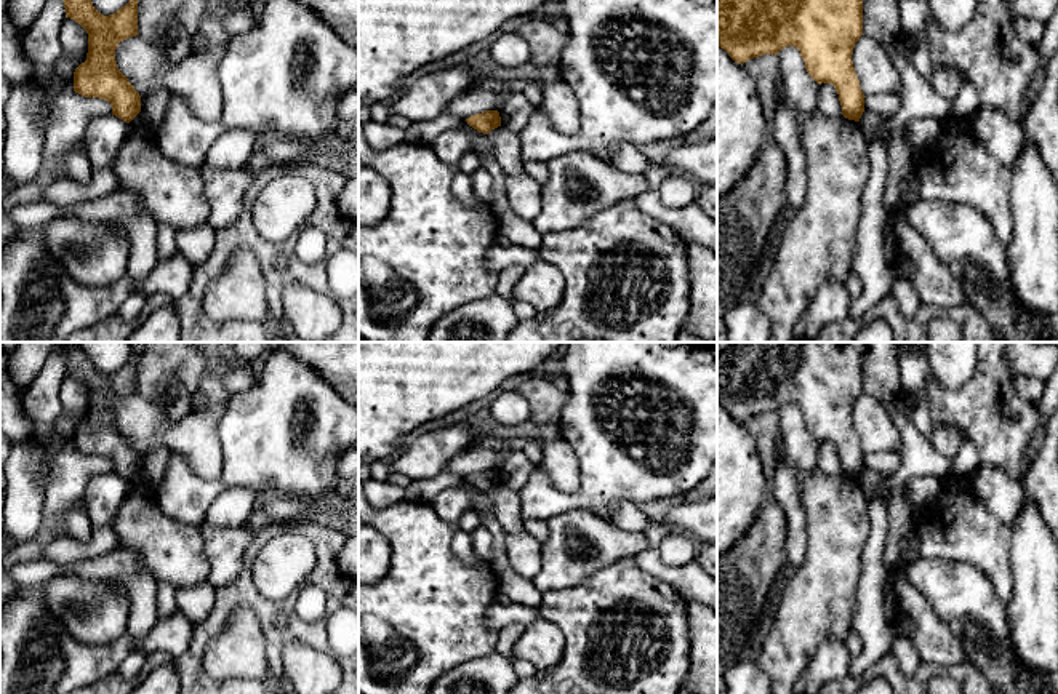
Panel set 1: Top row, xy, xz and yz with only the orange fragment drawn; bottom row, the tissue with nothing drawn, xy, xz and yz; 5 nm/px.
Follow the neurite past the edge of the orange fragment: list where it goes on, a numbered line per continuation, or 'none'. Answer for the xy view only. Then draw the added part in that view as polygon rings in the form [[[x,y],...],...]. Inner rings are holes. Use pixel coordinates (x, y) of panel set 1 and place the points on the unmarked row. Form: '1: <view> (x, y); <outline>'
none

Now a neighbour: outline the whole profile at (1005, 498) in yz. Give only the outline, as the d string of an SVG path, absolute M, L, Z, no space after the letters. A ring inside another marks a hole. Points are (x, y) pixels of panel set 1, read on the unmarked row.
M986 465L973 472L973 483L983 504L1010 528L1028 501L1024 486L1005 472Z

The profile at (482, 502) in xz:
M477 493L474 496L474 510L483 517L483 515L495 515L496 512L496 507L495 507L495 502L491 501L490 494L488 493Z

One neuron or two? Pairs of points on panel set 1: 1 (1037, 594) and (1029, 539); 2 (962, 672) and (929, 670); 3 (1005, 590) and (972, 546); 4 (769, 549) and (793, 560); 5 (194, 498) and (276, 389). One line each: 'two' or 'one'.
1: one
2: one
3: one
4: two
5: one

